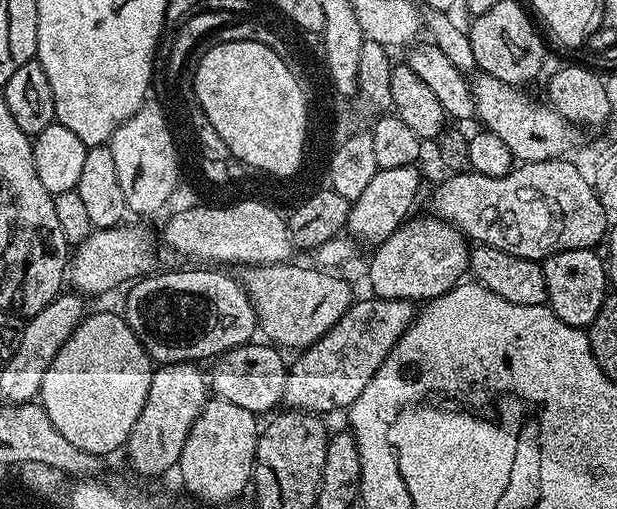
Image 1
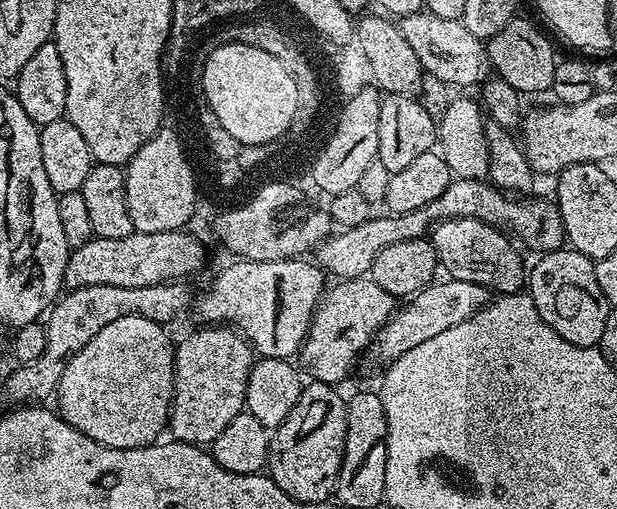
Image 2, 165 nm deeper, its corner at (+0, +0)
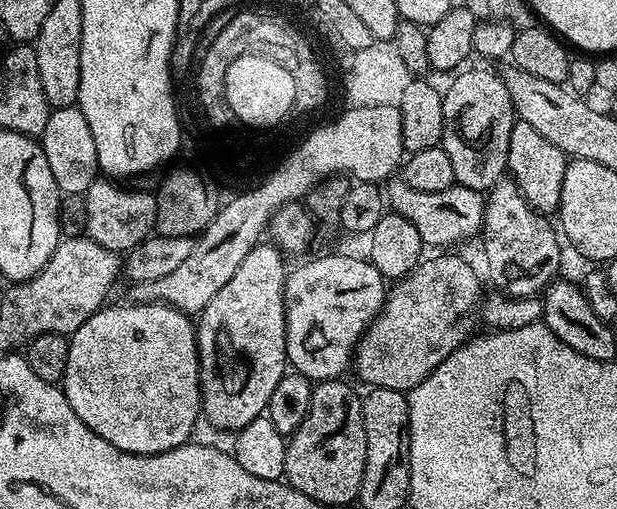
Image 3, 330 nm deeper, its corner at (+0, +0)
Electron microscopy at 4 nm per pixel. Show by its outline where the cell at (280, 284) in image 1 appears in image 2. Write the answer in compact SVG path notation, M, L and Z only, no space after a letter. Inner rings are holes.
M361 278L359 280L342 280L332 285L320 297L316 310L312 314L310 321L310 334L304 340L304 344L300 347L298 360L308 367L308 372L313 381L340 386L340 383L347 378L352 372L352 367L356 364L359 356L365 355L366 349L376 337L377 330L391 318L398 307L397 297L391 296L386 290L382 290L382 286L378 286L378 282L374 282L371 278Z

